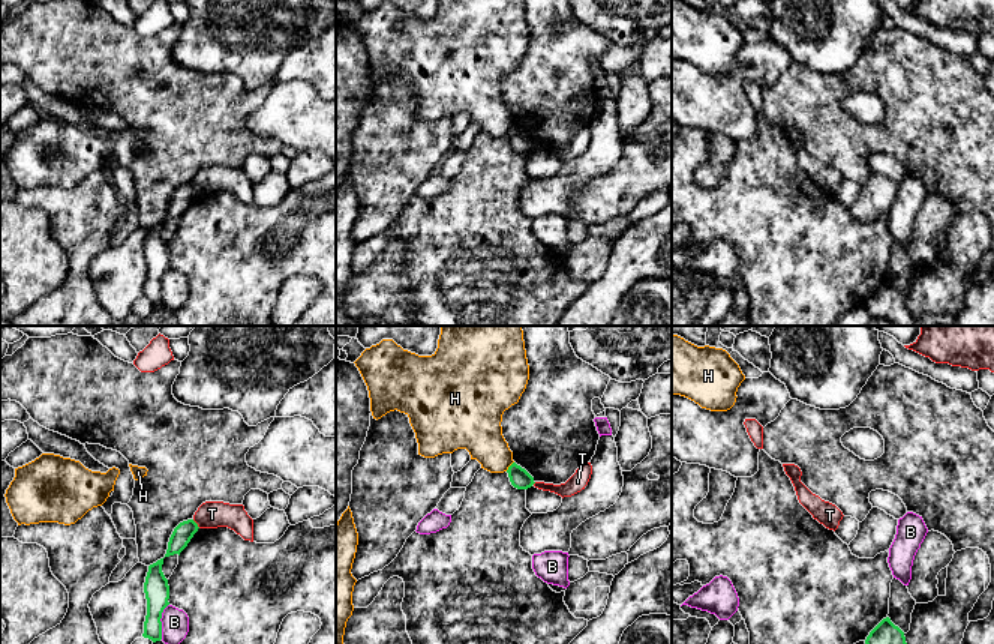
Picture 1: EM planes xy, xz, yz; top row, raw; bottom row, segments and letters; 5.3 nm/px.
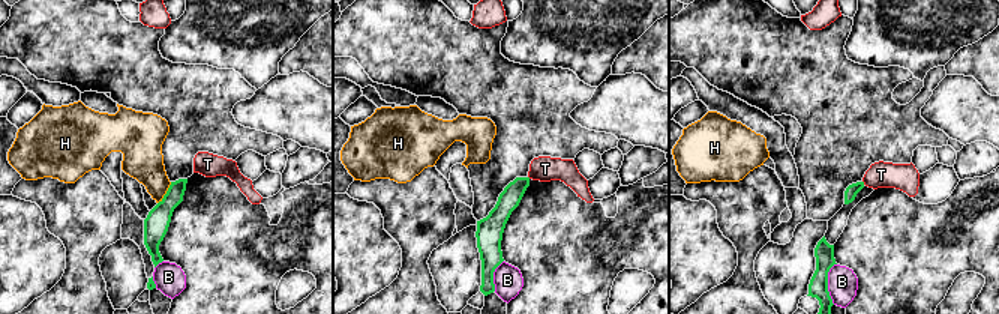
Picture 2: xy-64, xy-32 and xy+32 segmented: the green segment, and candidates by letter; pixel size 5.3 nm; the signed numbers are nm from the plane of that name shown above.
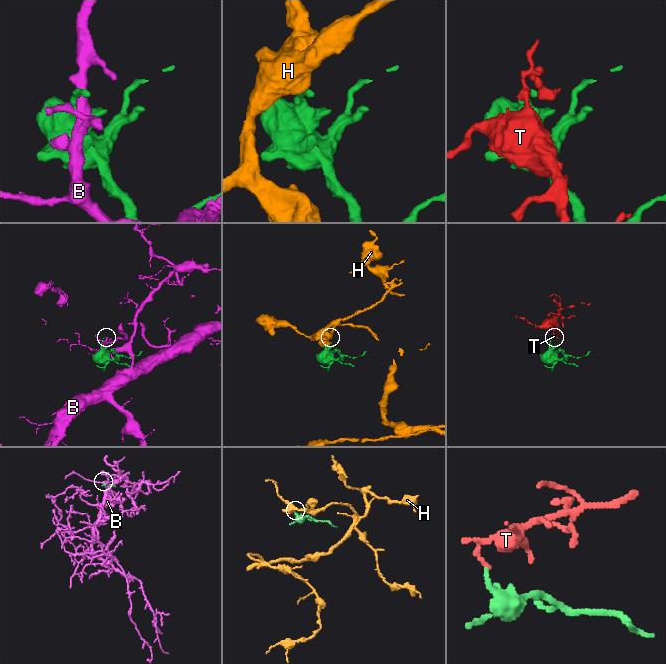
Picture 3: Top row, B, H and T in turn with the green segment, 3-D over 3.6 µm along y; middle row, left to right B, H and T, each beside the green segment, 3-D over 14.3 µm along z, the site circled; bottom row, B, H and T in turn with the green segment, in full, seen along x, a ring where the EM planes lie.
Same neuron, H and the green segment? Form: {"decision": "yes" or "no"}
{"decision": "no"}

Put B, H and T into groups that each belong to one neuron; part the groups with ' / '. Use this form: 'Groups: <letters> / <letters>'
Groups: B / H / T

